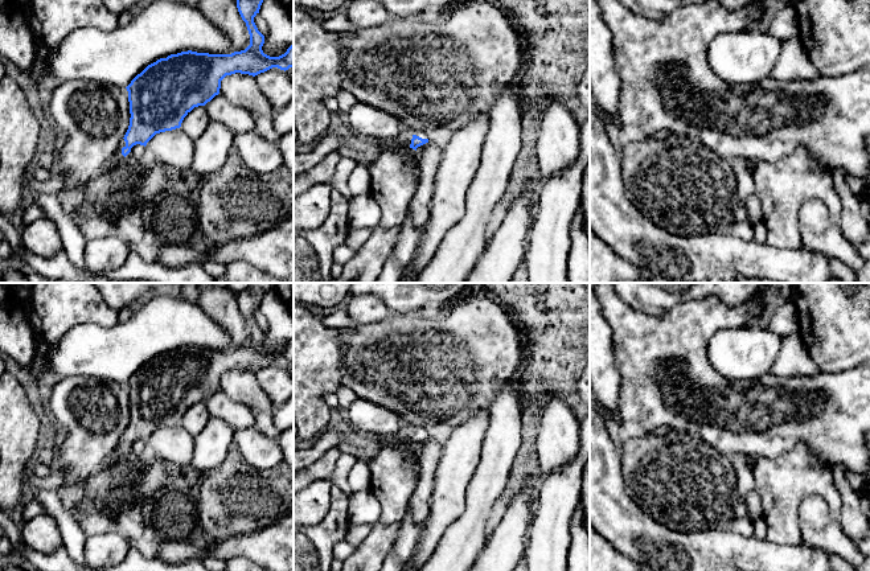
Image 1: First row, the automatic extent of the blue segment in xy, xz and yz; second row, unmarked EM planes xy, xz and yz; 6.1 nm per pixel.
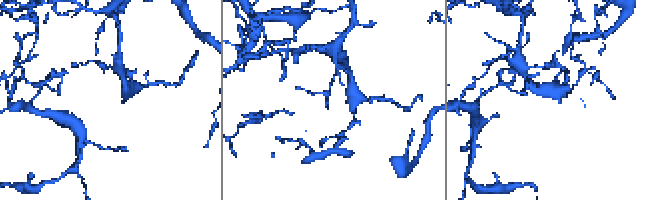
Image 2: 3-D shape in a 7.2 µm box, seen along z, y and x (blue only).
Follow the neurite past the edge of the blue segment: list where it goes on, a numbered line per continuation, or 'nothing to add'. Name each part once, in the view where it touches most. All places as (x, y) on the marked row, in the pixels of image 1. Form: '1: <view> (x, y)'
1: xz (405, 138)

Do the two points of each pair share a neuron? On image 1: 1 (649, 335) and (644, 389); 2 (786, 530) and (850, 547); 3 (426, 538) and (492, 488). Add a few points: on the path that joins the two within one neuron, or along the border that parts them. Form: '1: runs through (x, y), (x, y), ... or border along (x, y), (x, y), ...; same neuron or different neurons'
1: runs through (649, 348), (649, 376); same neuron
2: border along (801, 502), (799, 522), (800, 541), (804, 545); different neurons
3: border along (472, 479), (467, 488), (464, 510), (444, 533); different neurons

